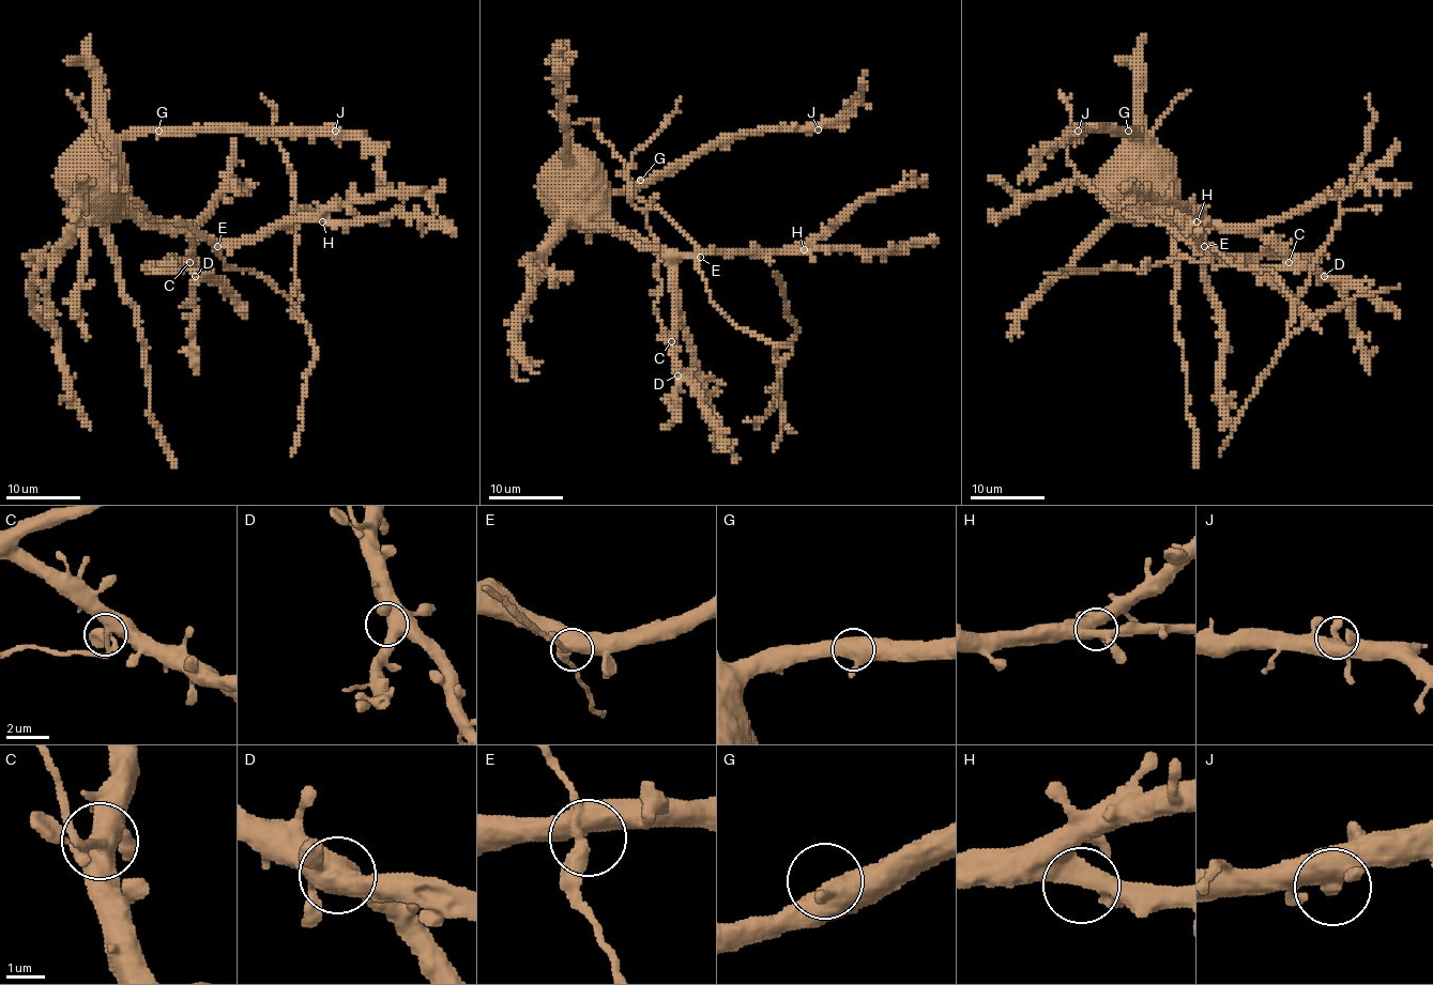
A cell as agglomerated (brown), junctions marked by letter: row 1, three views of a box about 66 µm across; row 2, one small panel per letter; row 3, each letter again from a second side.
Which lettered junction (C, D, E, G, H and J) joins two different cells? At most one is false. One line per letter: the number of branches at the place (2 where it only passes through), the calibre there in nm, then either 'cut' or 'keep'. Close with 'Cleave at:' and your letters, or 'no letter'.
C: 3 | 360 nm | cut
D: 3 | 440 nm | keep
E: 3 | 400 nm | keep
G: 3 | 440 nm | keep
H: 3 | 400 nm | keep
J: 3 | 440 nm | keep
Cleave at: C

